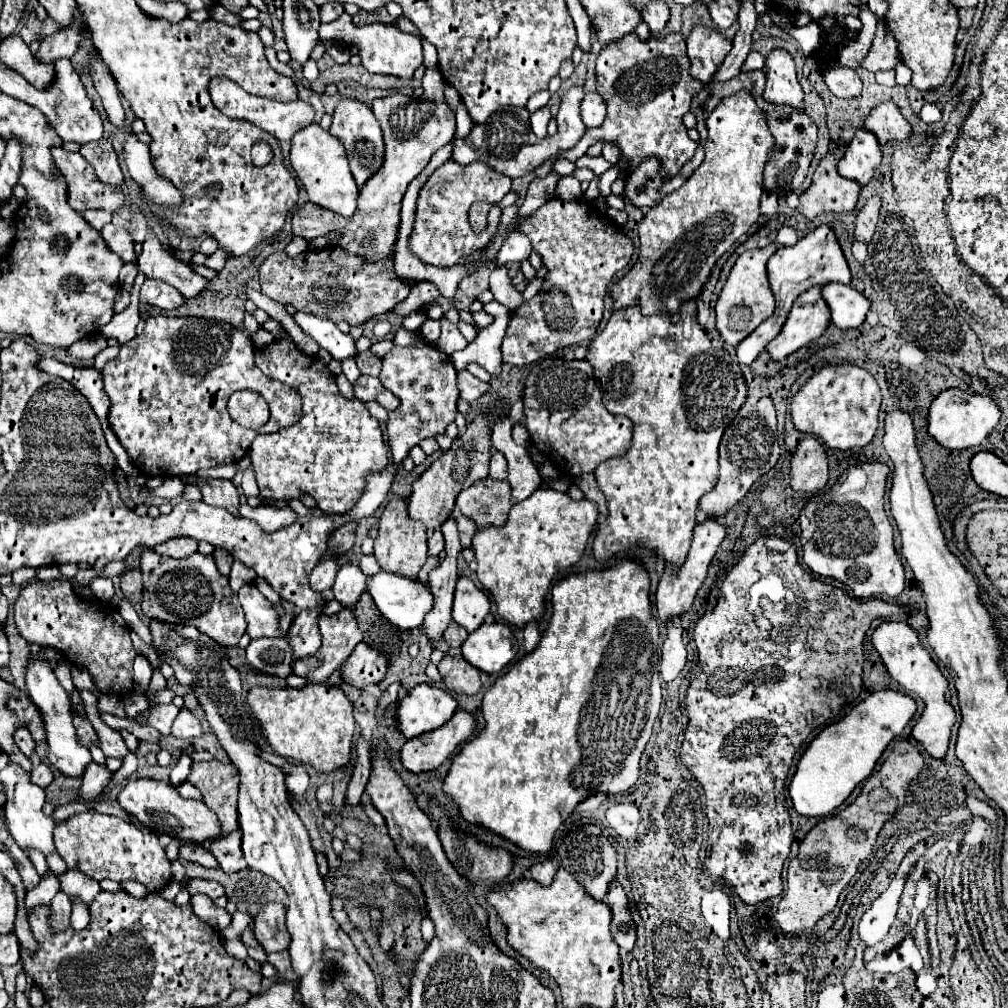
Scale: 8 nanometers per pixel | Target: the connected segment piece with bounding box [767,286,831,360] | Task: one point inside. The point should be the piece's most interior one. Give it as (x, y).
(810, 316)

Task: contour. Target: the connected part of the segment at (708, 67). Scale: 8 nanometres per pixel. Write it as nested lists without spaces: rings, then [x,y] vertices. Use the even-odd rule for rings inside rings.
[[[697,24],[687,36],[687,56],[691,60],[691,74],[701,82],[709,82],[725,56],[731,50],[731,40],[727,40],[717,30],[707,30]]]

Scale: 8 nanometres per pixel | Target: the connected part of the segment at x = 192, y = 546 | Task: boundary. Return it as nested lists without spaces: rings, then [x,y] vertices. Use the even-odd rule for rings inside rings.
[[[179,536],[179,538],[173,538],[173,540],[167,540],[167,542],[157,544],[153,550],[157,554],[171,556],[171,558],[187,558],[189,554],[197,552],[197,540],[195,538]]]

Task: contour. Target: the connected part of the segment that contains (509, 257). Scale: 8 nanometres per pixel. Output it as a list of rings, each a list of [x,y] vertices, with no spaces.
[[[515,230],[499,248],[495,258],[495,268],[503,268],[509,262],[521,262],[523,258],[529,258],[529,254],[531,254],[529,238],[525,238],[525,234],[521,234],[519,230]]]

